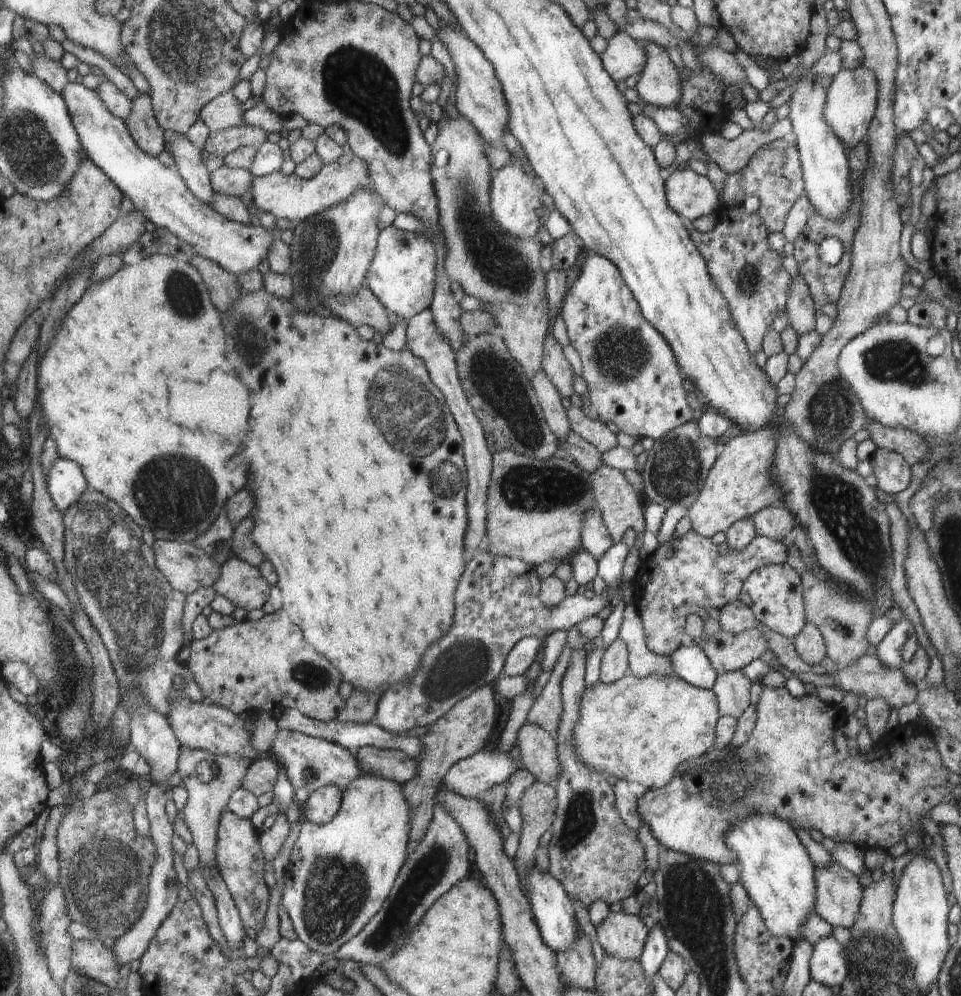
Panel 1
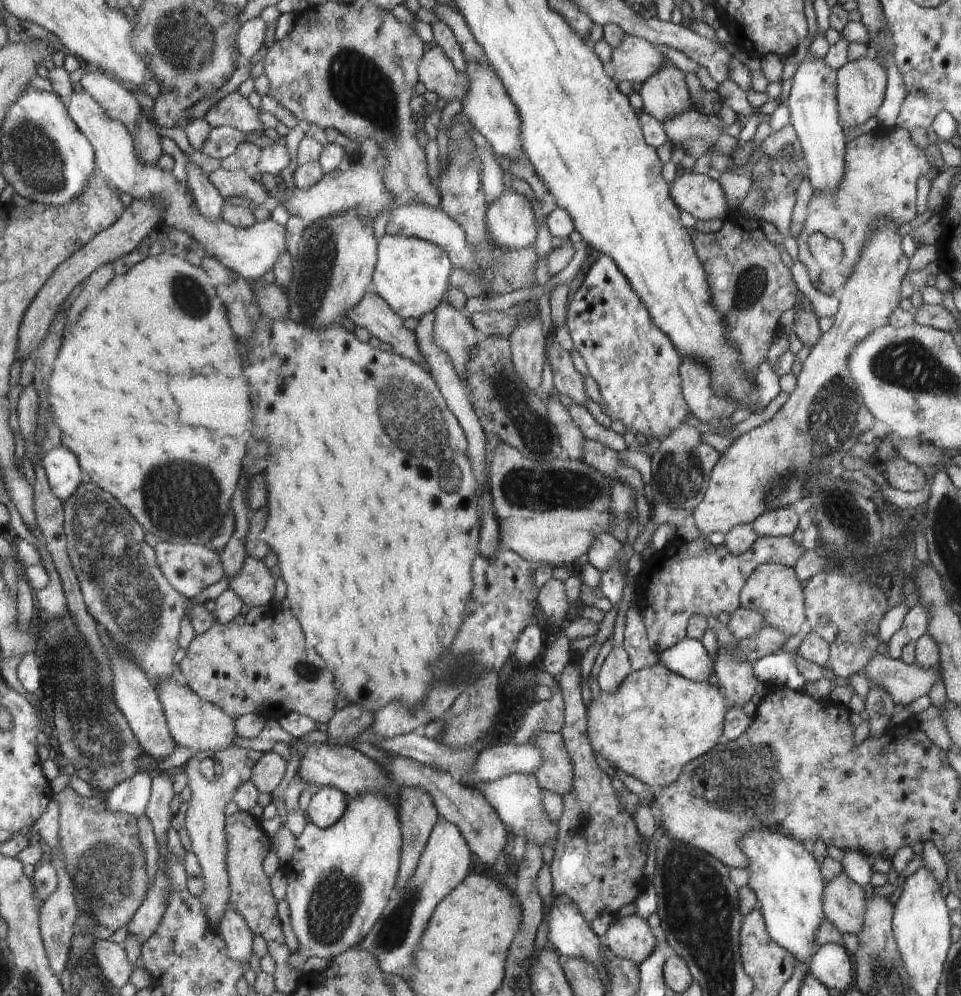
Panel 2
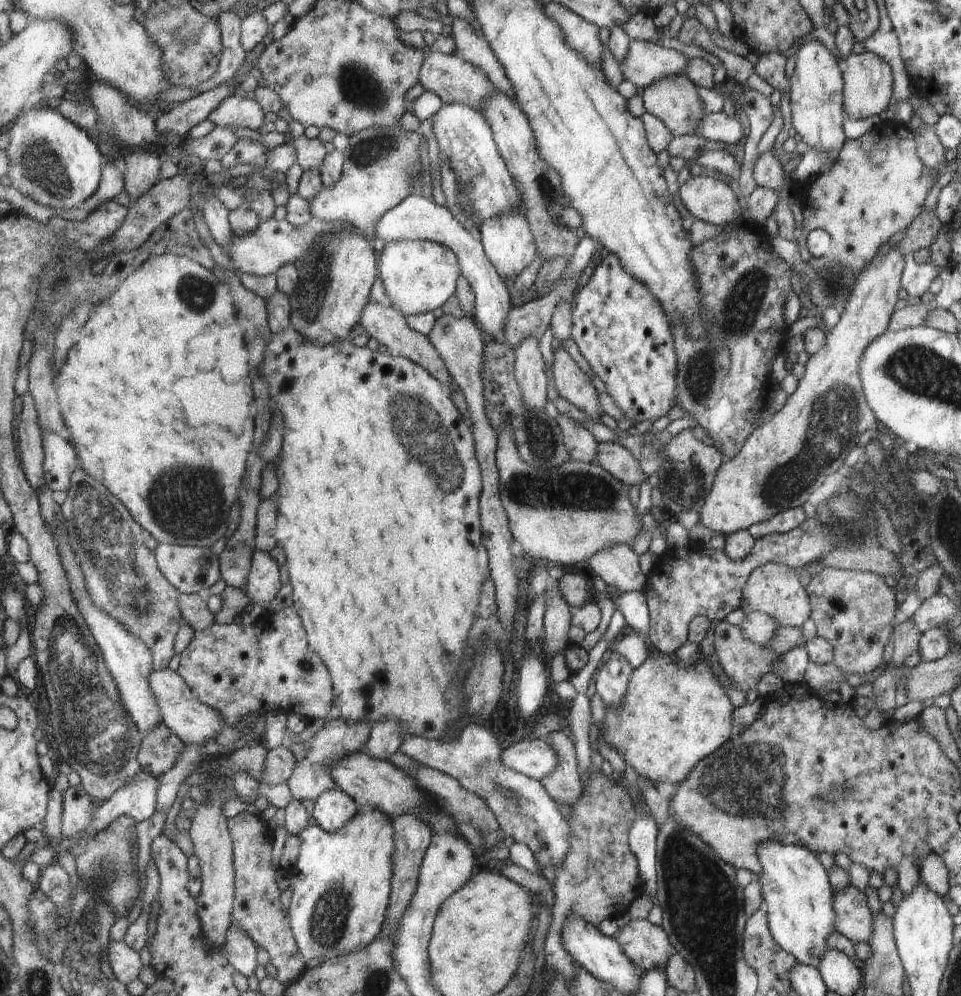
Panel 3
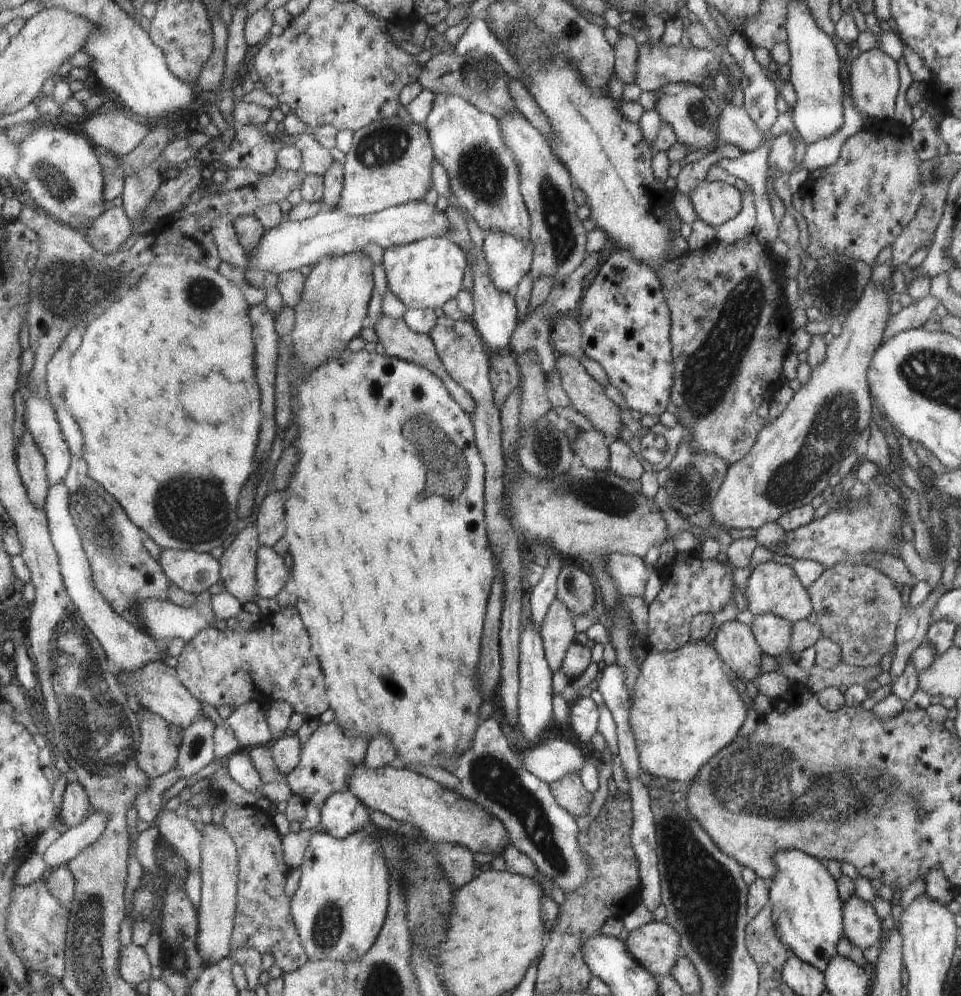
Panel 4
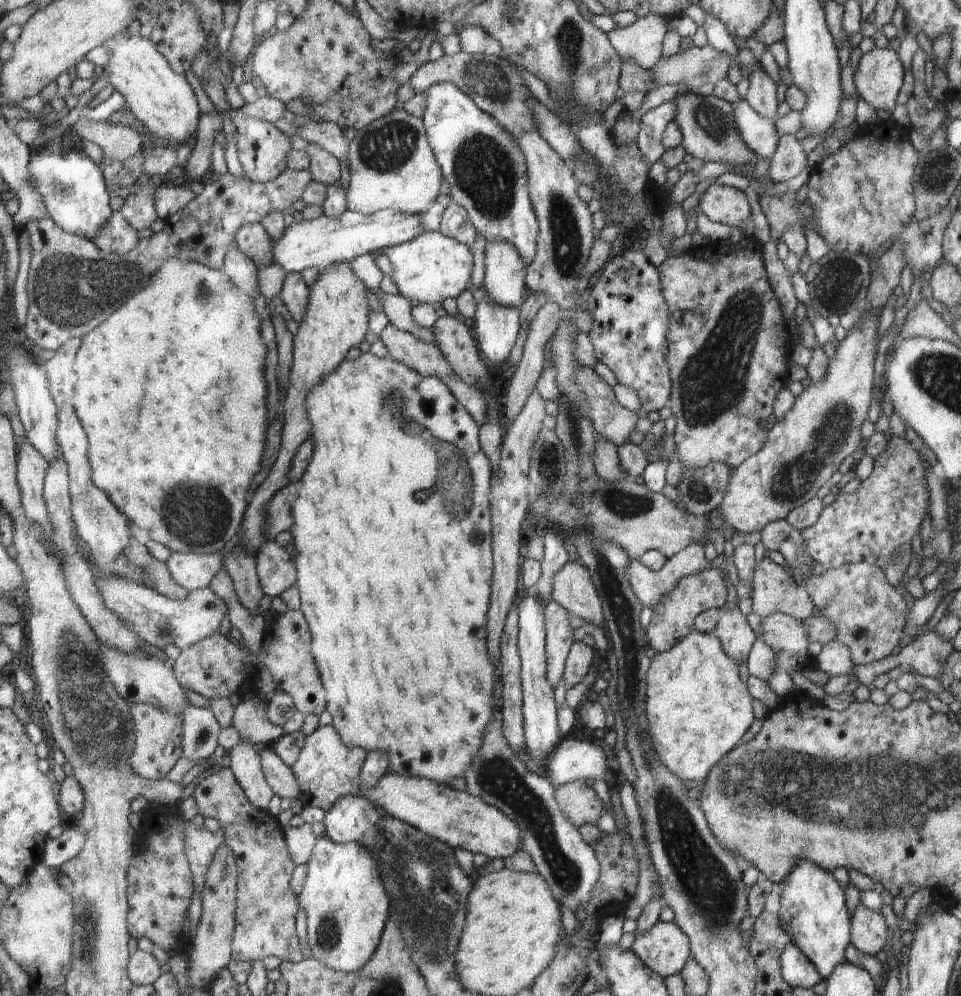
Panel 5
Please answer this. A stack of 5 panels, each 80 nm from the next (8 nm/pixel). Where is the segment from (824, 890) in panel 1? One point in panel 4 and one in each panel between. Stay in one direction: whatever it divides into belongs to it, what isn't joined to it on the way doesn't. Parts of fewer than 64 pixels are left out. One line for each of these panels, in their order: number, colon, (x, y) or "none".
2: (844, 901)
3: (853, 916)
4: (862, 927)

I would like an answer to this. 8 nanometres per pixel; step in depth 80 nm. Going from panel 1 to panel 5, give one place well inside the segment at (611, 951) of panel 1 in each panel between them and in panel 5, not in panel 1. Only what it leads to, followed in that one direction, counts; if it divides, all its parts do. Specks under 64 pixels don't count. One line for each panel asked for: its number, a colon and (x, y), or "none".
2: (631, 938)
3: (646, 945)
4: (656, 945)
5: (664, 948)

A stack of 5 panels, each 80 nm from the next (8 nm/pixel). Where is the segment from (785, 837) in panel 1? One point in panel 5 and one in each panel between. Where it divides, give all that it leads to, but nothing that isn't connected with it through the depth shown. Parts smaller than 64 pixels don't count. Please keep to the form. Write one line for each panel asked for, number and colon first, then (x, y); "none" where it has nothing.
2: (787, 879)
3: (797, 890)
4: (807, 907)
5: (813, 908)

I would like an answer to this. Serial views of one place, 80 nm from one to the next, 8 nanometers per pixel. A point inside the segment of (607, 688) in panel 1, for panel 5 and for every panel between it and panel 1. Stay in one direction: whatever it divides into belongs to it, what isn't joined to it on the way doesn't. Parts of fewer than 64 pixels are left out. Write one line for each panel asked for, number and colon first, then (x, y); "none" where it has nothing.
2: (656, 722)
3: (671, 717)
4: (684, 710)
5: (697, 707)

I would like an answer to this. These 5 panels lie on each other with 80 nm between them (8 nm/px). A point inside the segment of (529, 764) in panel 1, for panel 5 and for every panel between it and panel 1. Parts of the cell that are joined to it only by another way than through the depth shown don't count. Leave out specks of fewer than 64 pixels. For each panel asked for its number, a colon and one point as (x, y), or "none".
2: (555, 772)
3: (564, 784)
4: (570, 792)
5: (580, 803)

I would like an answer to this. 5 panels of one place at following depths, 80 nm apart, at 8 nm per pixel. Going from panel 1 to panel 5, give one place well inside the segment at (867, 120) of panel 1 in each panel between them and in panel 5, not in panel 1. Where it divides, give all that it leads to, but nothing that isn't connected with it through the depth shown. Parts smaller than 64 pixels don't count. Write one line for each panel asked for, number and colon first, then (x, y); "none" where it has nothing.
2: (861, 85)
3: (868, 79)
4: (873, 75)
5: (879, 75)

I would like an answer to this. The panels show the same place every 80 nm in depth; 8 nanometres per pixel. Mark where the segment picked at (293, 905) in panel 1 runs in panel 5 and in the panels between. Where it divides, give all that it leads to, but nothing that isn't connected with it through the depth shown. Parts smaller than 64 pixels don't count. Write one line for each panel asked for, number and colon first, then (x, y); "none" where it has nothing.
2: (339, 878)
3: (341, 882)
4: (340, 906)
5: (347, 907)

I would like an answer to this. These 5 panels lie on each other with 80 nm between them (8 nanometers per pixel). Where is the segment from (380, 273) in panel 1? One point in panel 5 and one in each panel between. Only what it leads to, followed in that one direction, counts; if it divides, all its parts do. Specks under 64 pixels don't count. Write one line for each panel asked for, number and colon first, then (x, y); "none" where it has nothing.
2: (412, 275)
3: (418, 276)
4: (423, 274)
5: (430, 268)

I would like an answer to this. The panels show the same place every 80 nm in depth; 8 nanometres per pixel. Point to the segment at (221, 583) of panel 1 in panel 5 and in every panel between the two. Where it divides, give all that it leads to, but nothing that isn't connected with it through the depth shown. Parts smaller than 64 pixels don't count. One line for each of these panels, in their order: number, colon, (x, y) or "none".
2: (254, 585)
3: (263, 582)
4: (271, 576)
5: (277, 571)

